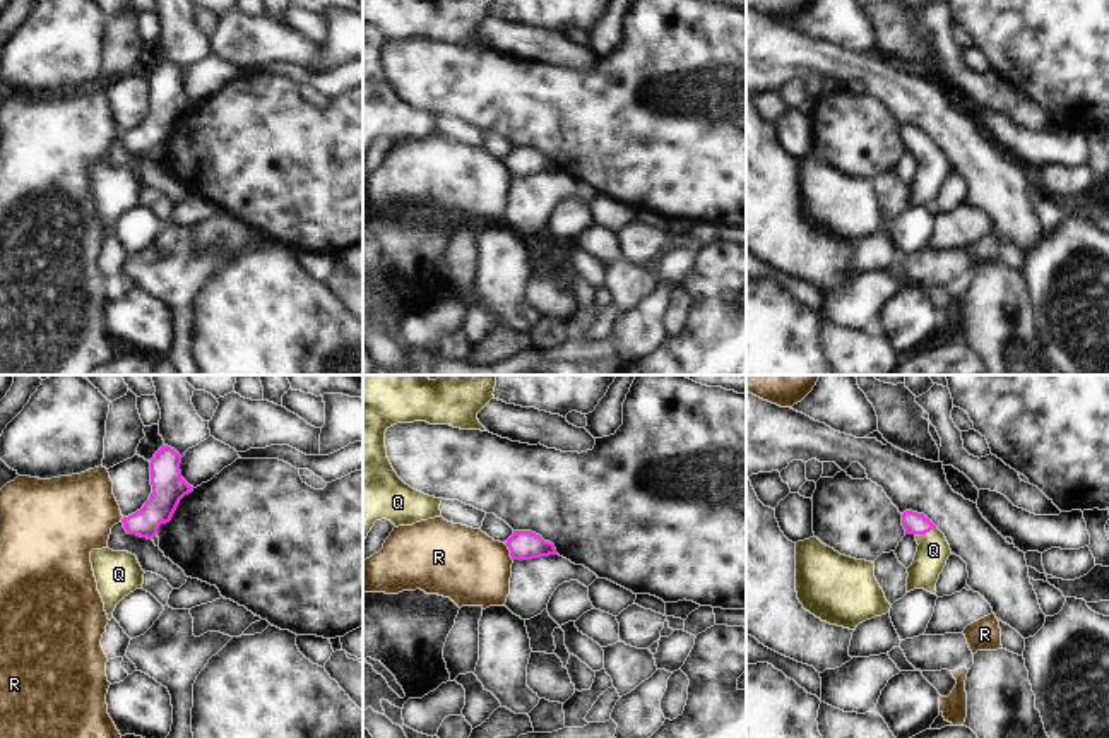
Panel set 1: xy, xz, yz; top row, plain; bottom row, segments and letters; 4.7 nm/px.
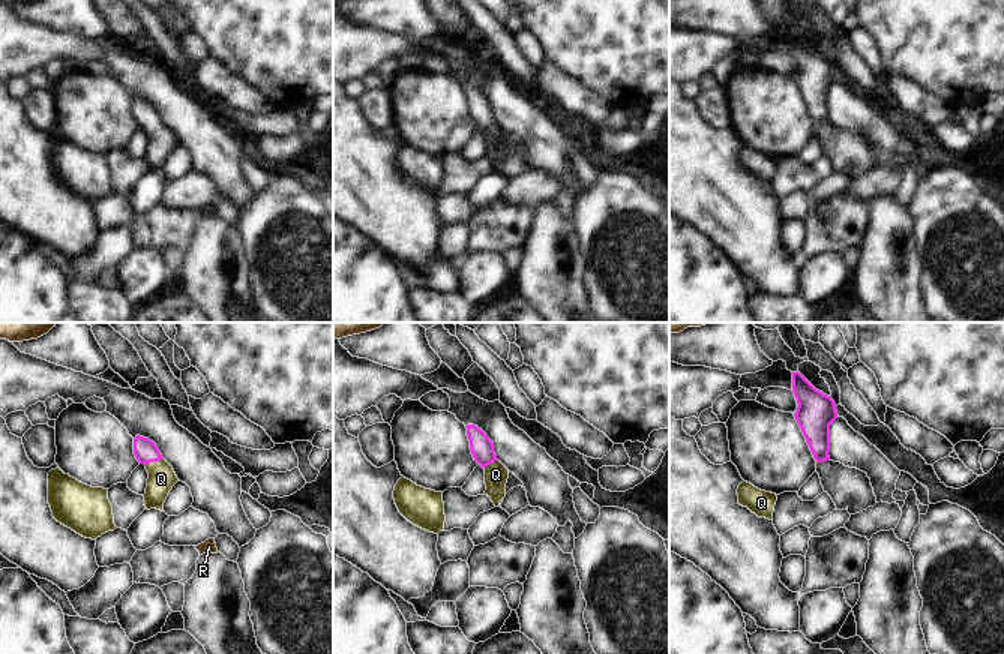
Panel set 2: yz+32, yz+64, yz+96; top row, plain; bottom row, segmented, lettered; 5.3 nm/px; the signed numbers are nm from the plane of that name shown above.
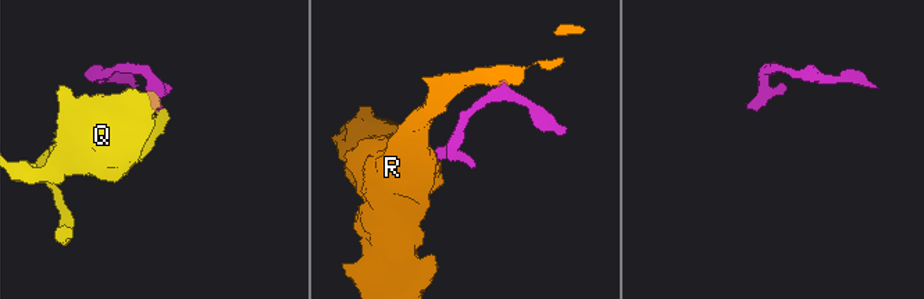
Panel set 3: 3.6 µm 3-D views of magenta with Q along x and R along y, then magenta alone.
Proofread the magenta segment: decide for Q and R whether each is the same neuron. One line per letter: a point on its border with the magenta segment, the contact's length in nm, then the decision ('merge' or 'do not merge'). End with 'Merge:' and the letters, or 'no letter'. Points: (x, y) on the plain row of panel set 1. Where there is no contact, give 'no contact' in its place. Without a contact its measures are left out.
Q: yz (926, 148) | 110 nm | merge
R: xz (510, 168) | 100 nm | do not merge
Merge: Q

